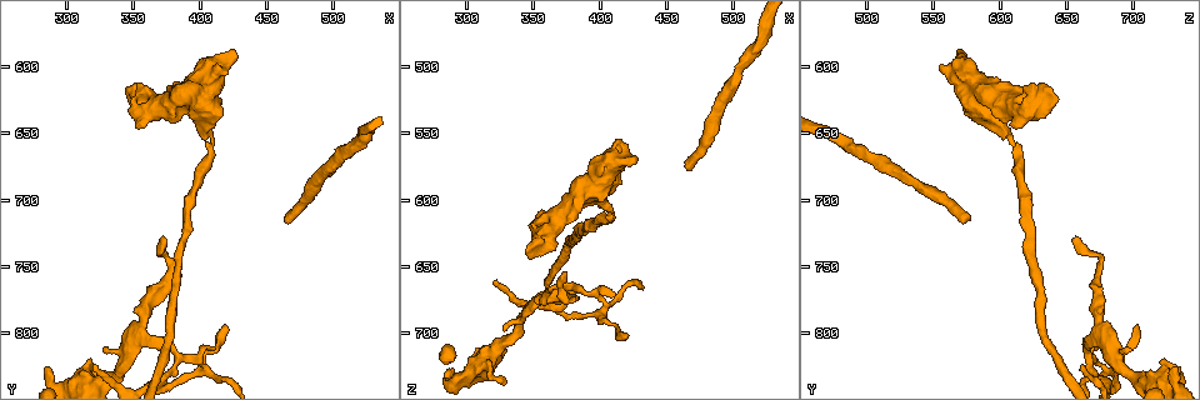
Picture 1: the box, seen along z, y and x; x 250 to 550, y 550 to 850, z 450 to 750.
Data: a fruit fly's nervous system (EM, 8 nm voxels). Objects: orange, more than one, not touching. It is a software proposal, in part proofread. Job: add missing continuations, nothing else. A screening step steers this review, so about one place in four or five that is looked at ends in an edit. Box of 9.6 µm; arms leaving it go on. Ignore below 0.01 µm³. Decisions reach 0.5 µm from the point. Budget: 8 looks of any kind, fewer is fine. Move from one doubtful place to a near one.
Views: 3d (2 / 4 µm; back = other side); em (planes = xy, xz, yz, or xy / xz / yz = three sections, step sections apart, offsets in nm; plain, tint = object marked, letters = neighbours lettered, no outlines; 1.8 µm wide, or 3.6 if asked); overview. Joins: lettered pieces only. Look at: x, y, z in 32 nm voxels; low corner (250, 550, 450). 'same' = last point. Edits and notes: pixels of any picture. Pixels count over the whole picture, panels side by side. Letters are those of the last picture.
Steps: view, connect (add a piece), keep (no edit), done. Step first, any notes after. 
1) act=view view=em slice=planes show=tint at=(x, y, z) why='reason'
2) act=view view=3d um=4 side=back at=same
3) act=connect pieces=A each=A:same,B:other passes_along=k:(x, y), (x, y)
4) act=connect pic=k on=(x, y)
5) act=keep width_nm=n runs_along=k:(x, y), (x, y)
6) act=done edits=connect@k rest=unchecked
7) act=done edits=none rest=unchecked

act=view view=3d um=4 at=(372, 742, 672) why='sharp bend'

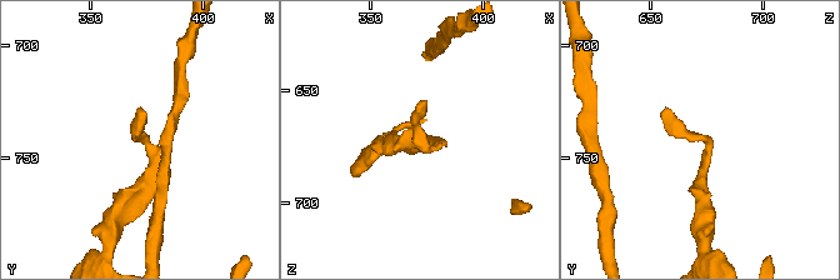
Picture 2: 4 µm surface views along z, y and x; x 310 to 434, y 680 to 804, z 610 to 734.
act=view view=em slice=xy step=8 show=plain at=(374, 740, 671)

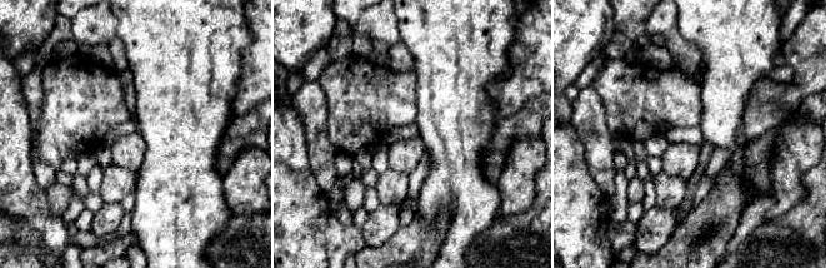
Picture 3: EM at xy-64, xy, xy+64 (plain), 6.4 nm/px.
act=view view=em slice=xy step=8 show=letters at=same

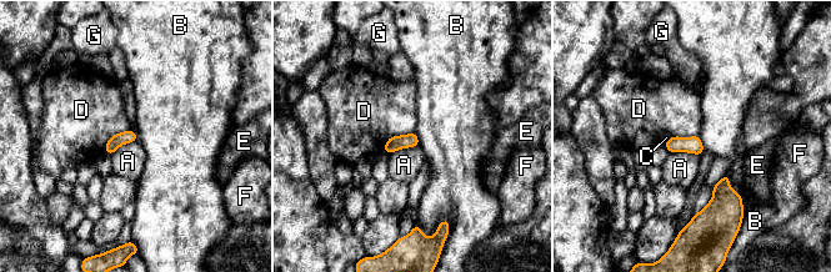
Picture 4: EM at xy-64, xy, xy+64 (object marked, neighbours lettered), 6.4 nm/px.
act=connect pic=4 on=(757, 165) each=A:other,B:other,C:other,D:other,E:same,F:other,G:other found='the cell continues'

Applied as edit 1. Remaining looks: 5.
act=view view=overview

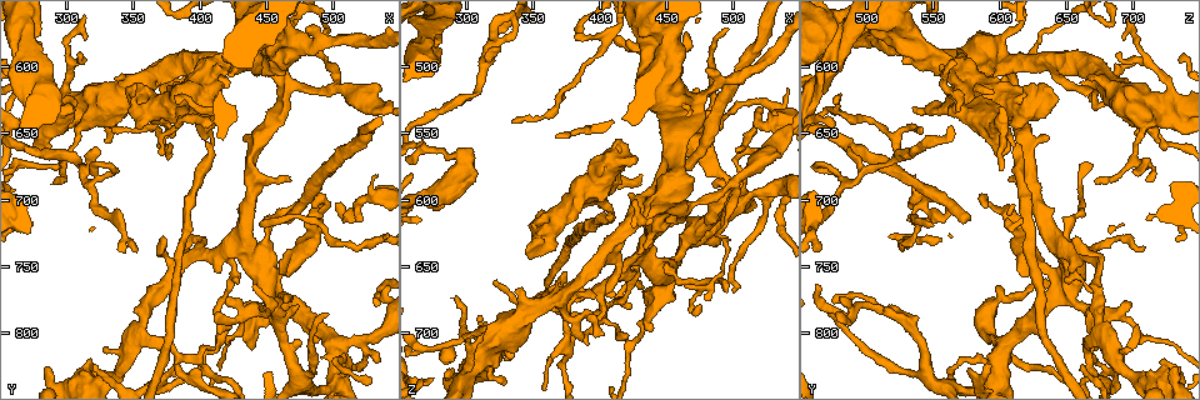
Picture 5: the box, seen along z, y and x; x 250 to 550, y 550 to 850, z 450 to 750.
act=view view=em slice=planes show=letters at=(344, 800, 686) why='three-way junction'

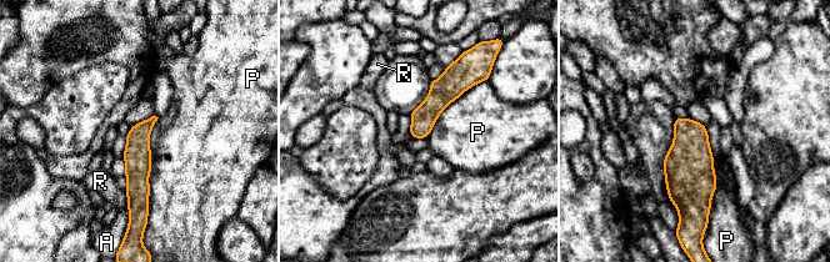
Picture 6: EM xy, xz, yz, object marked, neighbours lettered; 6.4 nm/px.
act=keep longest_contact=P:650nm each=A:other,P:other,R:other runs_along=6:(151, 121), (138, 139), (133, 205) found='no lettered piece goes on from it'

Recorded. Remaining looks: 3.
act=view view=3d um=2 at=(282, 826, 730)

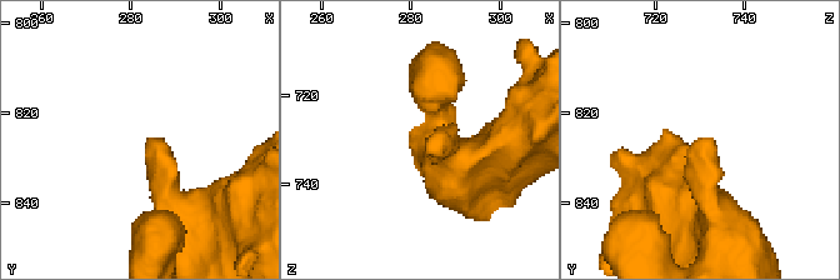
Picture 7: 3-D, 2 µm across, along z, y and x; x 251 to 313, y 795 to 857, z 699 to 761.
act=view view=em slice=planes show=letters at=(284, 827, 729)

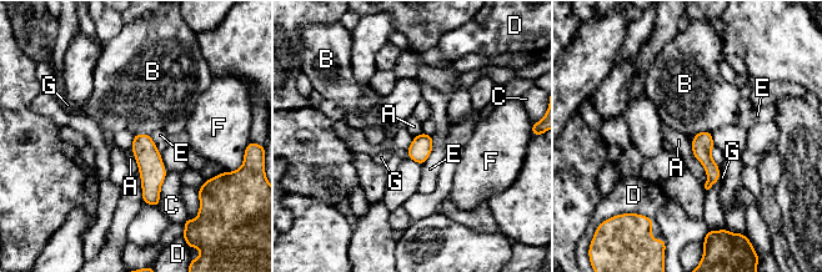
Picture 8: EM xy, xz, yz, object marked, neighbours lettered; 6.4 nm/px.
act=keep each=A:other,B:other,C:other,D:other,E:other,F:other,G:other border=8:(690, 142), (707, 177), (702, 185) found='none of them fits'

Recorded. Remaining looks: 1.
act=done edits=connect@4 rest=unchecked

